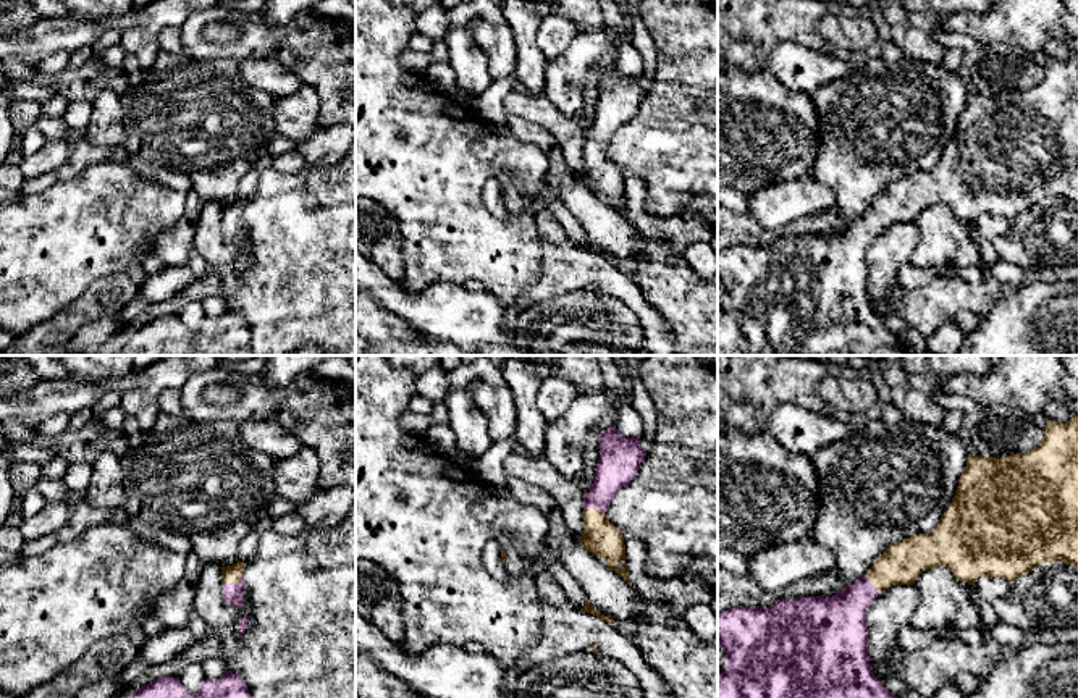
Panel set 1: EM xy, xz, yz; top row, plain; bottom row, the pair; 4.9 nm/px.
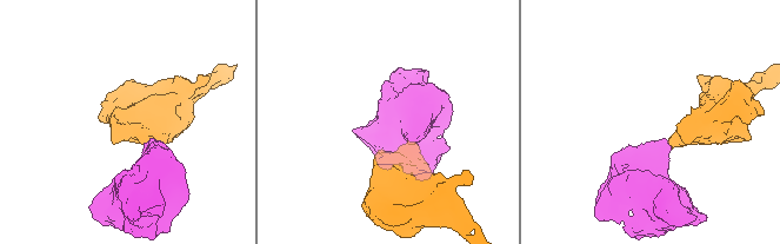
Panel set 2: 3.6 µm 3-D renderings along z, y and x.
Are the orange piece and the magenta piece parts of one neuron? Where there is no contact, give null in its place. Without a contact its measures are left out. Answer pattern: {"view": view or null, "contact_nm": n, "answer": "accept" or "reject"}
{"view": "xy", "contact_nm": 110, "answer": "accept"}

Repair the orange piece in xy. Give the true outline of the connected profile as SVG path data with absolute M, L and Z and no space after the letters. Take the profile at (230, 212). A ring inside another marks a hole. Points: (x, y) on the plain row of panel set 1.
M238 199L233 204L220 205L221 207L221 221L223 221L223 236L231 244L244 242L244 210L246 202Z

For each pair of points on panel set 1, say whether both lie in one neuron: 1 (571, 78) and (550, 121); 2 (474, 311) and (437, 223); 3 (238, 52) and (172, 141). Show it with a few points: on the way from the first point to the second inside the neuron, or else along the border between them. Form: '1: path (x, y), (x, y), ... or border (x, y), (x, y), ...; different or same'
1: border (542, 94), (574, 121); different
2: border (461, 283), (432, 283), (424, 290); different
3: border (215, 57), (231, 57), (238, 62); different

